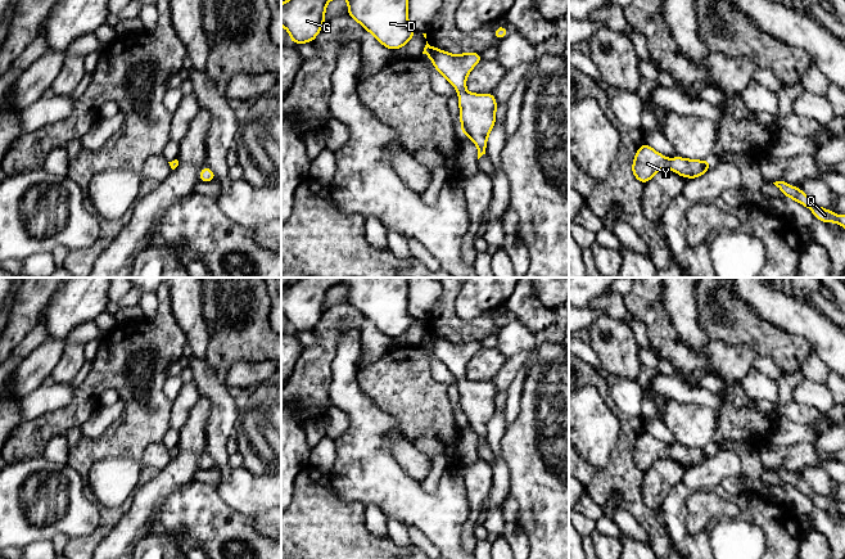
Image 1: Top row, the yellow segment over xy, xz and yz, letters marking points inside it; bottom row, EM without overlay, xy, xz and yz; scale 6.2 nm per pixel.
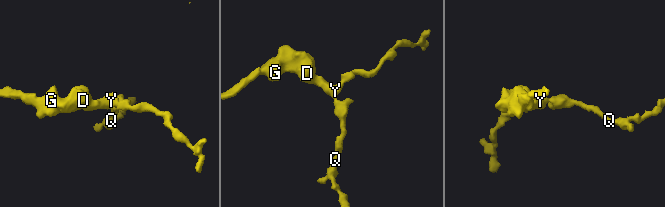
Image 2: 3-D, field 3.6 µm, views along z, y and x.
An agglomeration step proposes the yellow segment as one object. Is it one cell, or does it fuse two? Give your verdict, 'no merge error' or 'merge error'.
no merge error

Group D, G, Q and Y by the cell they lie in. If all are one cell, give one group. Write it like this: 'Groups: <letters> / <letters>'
Groups: D G Q Y

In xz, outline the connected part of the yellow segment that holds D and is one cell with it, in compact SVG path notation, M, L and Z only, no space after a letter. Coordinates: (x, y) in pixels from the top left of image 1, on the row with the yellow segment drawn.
M348 0L348 17L389 50L405 46L417 33L408 24L408 0Z

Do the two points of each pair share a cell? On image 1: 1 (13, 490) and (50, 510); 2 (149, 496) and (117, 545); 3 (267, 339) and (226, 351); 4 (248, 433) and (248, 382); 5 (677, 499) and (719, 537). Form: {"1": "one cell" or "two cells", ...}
{"1": "one cell", "2": "one cell", "3": "one cell", "4": "two cells", "5": "two cells"}

